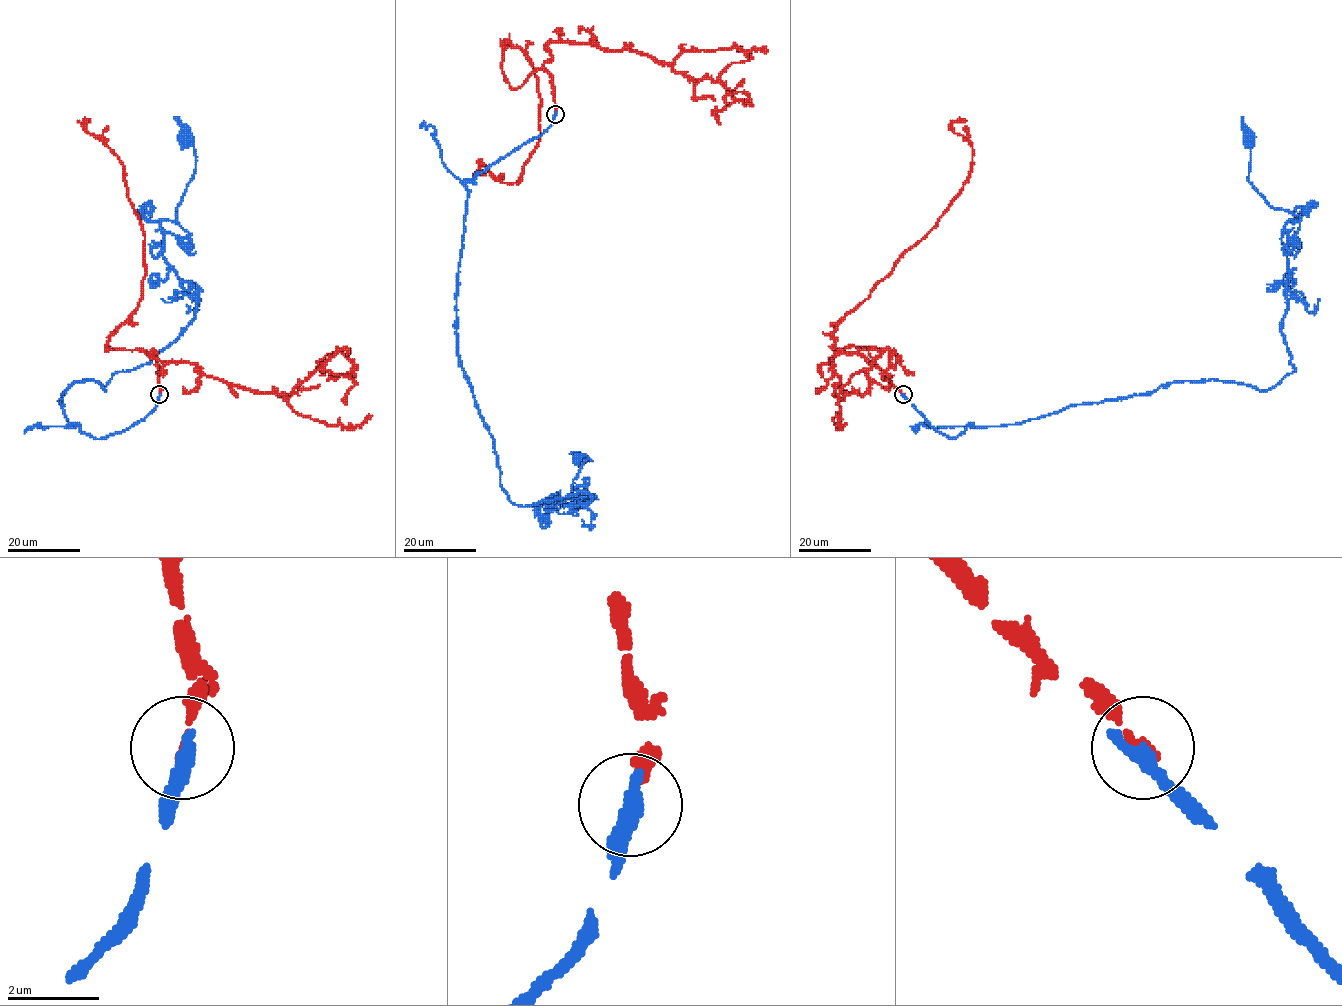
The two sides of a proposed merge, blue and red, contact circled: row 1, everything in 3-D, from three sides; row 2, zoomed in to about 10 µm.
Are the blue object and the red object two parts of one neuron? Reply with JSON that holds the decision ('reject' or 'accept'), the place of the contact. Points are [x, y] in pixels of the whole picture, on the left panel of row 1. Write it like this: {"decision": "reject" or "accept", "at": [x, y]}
{"decision": "reject", "at": [159, 394]}

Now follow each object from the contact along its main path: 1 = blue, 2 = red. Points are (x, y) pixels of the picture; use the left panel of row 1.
1: (160, 395), (94, 438), (61, 403), (191, 319), (160, 224), (195, 169), (184, 138)
2: (160, 395), (158, 363), (149, 353), (106, 346), (142, 296), (143, 227), (129, 200), (122, 162), (77, 120)

